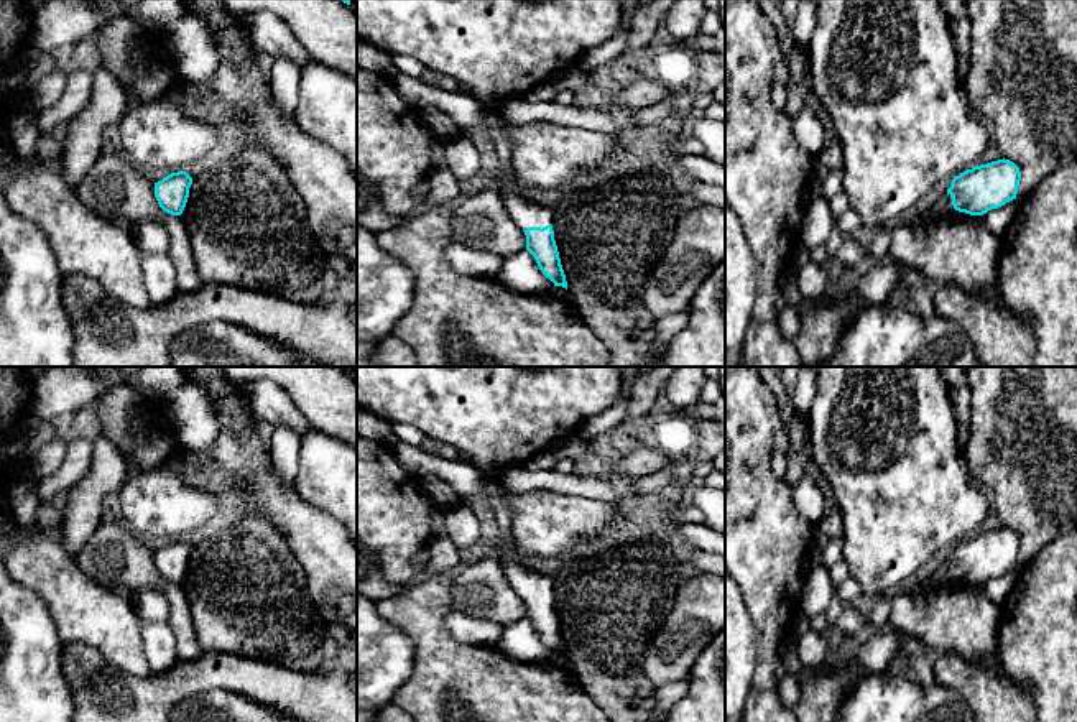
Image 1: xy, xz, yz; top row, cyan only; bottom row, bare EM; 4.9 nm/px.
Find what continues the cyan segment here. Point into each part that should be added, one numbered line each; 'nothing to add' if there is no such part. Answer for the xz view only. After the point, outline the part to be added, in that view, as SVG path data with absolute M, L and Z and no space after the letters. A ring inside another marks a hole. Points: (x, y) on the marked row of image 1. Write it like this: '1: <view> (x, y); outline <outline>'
1: xz (525, 212); outline M498 178L502 183L500 194L503 197L505 207L511 219L521 230L529 227L546 227L552 225L552 211L526 199L523 194L515 192L510 187L510 181Z

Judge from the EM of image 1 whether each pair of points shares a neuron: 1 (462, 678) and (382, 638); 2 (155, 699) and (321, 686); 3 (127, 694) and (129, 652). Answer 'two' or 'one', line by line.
1: two
2: one
3: two

